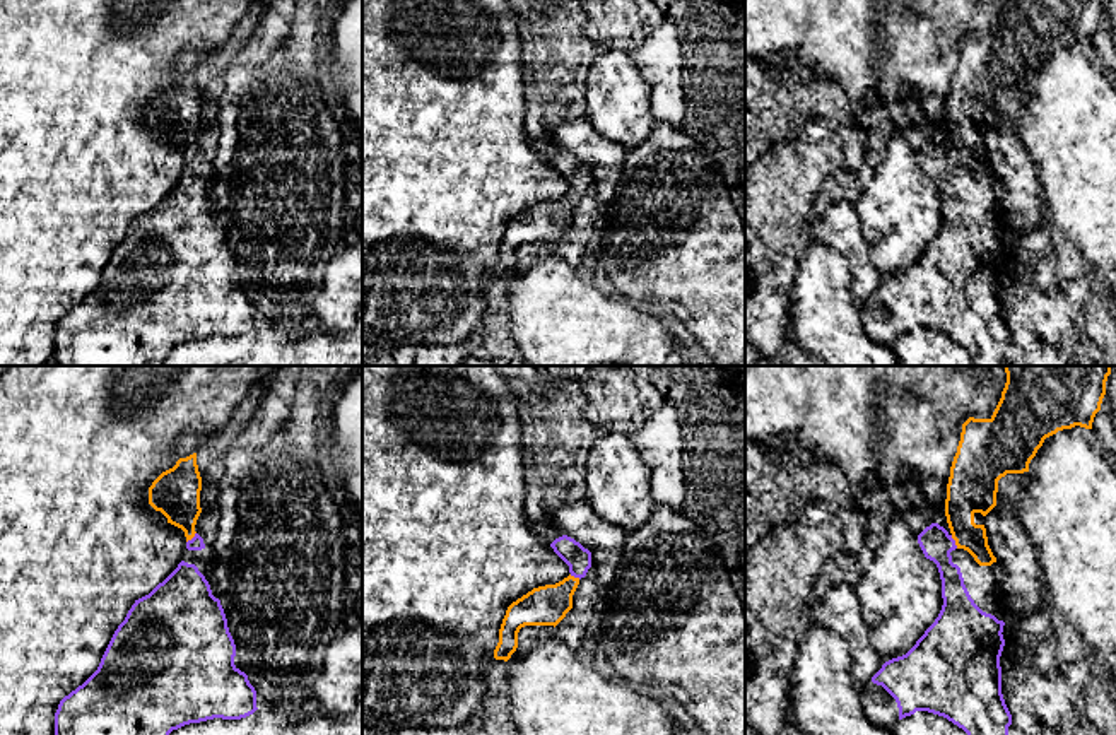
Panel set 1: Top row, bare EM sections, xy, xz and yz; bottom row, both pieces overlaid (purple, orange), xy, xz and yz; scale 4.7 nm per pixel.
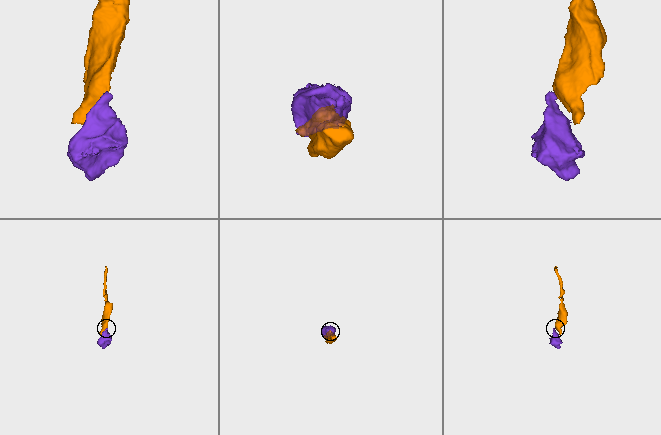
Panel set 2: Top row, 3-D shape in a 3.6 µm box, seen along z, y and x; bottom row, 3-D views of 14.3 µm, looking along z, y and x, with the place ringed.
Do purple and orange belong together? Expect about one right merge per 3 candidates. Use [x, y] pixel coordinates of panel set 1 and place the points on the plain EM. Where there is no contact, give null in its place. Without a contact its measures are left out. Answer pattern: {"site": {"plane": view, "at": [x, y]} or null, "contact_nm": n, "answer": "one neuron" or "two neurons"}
{"site": {"plane": "yz", "at": [954, 159]}, "contact_nm": 70, "answer": "one neuron"}

